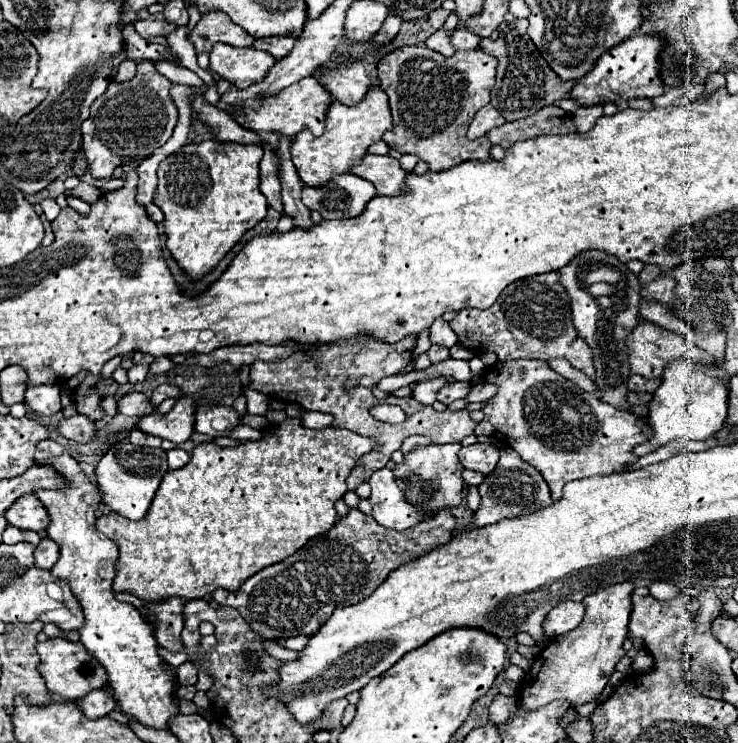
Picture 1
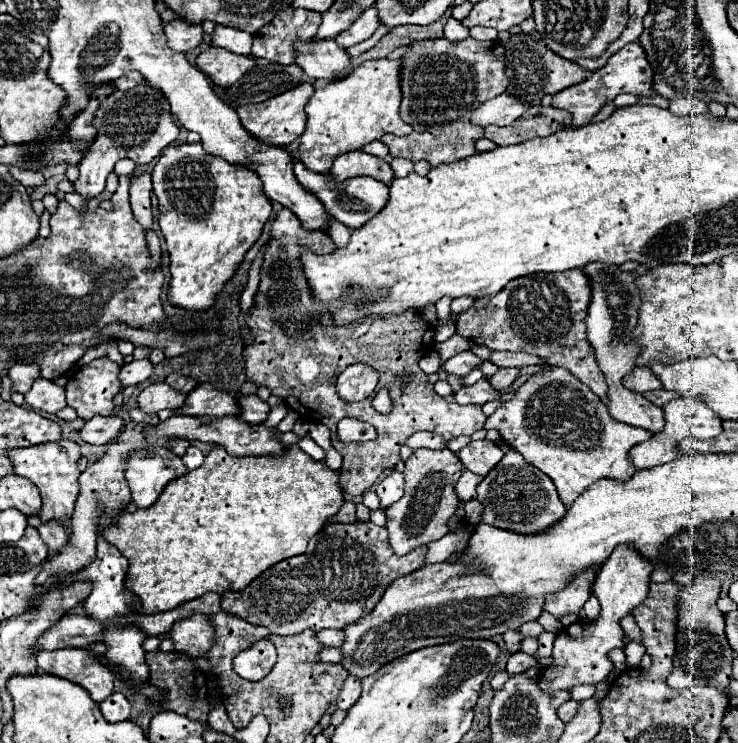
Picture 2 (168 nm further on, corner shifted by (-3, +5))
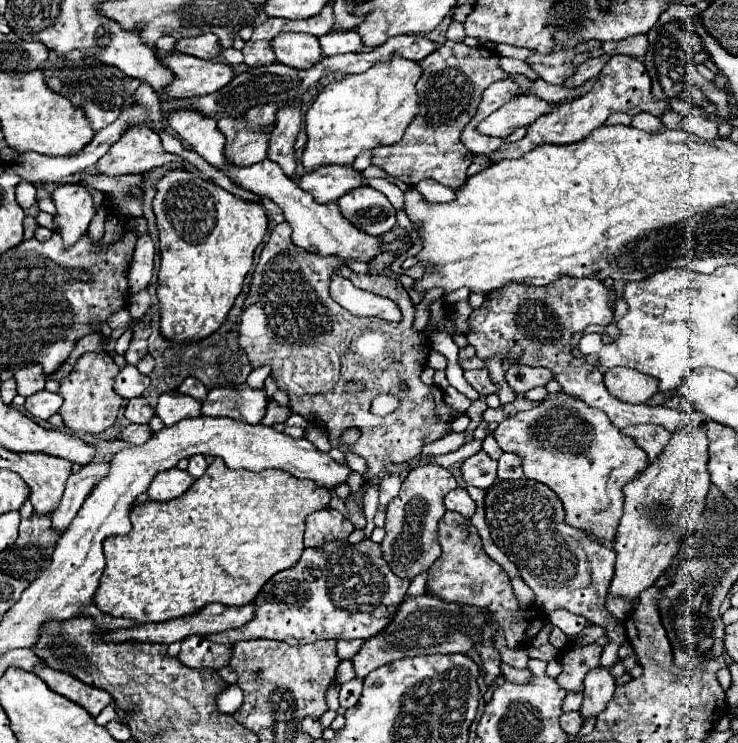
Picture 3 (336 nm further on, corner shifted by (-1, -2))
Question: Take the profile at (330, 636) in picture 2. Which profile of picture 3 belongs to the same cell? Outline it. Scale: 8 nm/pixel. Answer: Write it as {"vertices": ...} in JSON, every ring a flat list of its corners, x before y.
{"vertices":[[338,640,336,654,338,654,340,660,350,660,352,654,356,654,362,644,364,644,362,640]]}

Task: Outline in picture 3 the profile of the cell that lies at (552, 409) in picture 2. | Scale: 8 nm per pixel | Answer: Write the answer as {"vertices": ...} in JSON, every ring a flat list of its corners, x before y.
{"vertices":[[562,390,556,394,548,394,532,410,506,416,494,430,494,438,504,452,512,452,522,458,522,470,526,478,538,480,558,494,566,510,566,522,570,526,592,532,606,542,614,542,616,528,622,516,622,506,624,506,622,486,630,478,634,478,638,470,646,468,648,456,634,442,634,438,624,436,602,410,590,408,580,398,566,394]]}

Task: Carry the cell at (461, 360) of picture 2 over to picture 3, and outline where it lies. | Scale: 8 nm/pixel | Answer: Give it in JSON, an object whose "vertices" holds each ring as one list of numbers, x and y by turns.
{"vertices":[[466,370,464,378,468,384,472,384,480,394,494,394,498,388,490,382,488,370]]}

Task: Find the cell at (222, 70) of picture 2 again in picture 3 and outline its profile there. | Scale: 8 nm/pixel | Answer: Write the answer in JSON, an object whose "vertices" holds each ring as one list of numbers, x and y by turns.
{"vertices":[[168,54,162,60,172,72,174,82,166,88,170,98,192,98,218,92,234,78,234,68,216,60,198,60,184,54]]}

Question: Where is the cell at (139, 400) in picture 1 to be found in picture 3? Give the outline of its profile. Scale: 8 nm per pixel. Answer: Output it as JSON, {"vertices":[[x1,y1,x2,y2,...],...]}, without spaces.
{"vertices":[[170,390,170,392,160,394,154,412,166,426,172,426,184,418,198,416,200,414,200,402,190,398,190,396,178,394,176,390]]}

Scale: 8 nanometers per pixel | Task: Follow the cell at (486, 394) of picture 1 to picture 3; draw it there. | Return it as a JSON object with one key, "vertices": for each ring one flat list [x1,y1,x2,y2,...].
{"vertices":[[514,364,506,372,506,380,510,388,516,394,520,394,520,392,528,392,534,386,546,386,546,382,552,380,552,374,546,368,530,368,530,366]]}

